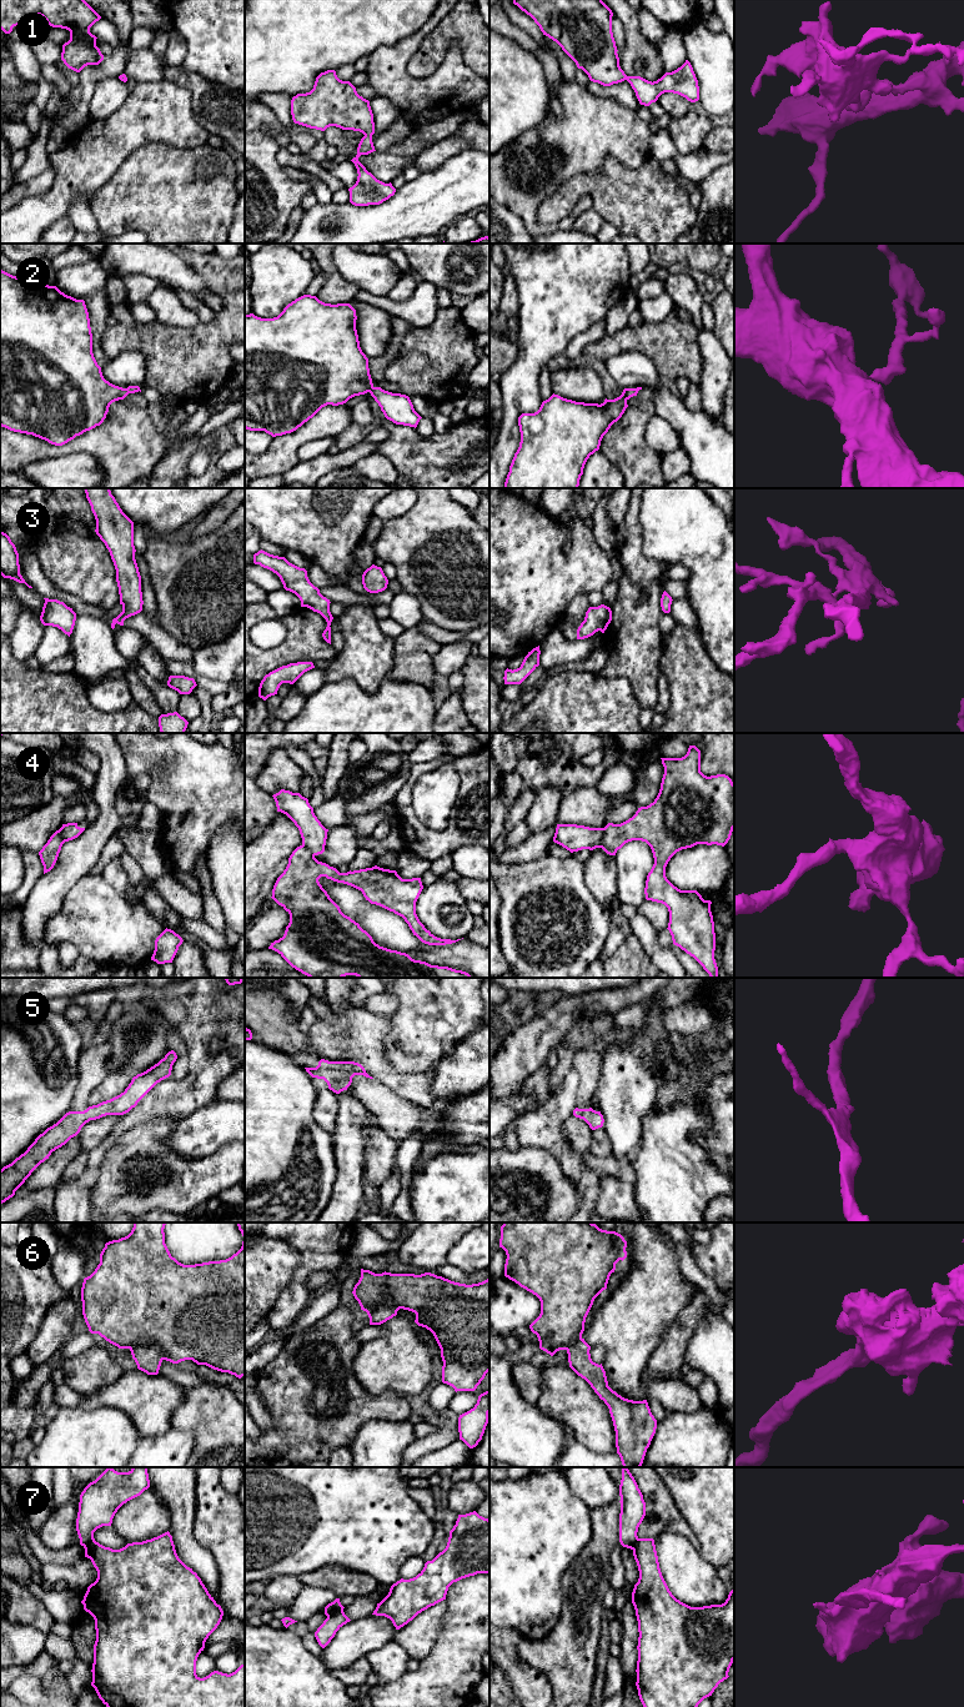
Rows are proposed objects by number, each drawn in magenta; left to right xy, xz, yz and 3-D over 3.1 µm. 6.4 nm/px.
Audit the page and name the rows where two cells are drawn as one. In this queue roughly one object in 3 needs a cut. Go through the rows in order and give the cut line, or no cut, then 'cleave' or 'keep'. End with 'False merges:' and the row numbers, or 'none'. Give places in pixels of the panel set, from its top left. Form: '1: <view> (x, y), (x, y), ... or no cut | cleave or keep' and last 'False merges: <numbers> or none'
1: no cut | keep
2: no cut | keep
3: no cut | keep
4: yz (603, 828), (603, 836), (597, 847) | cleave
5: no cut | keep
6: no cut | keep
7: xz (342, 1610), (327, 1616) | cleave
False merges: 4, 7

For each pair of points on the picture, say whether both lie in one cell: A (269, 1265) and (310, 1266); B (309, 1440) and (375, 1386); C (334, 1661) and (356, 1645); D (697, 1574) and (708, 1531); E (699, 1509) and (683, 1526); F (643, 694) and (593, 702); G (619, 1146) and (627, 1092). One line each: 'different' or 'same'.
A: different
B: different
C: same
D: different
E: different
F: different
G: same

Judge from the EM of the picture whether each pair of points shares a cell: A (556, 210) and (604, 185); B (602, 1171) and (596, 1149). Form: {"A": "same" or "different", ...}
{"A": "same", "B": "different"}

